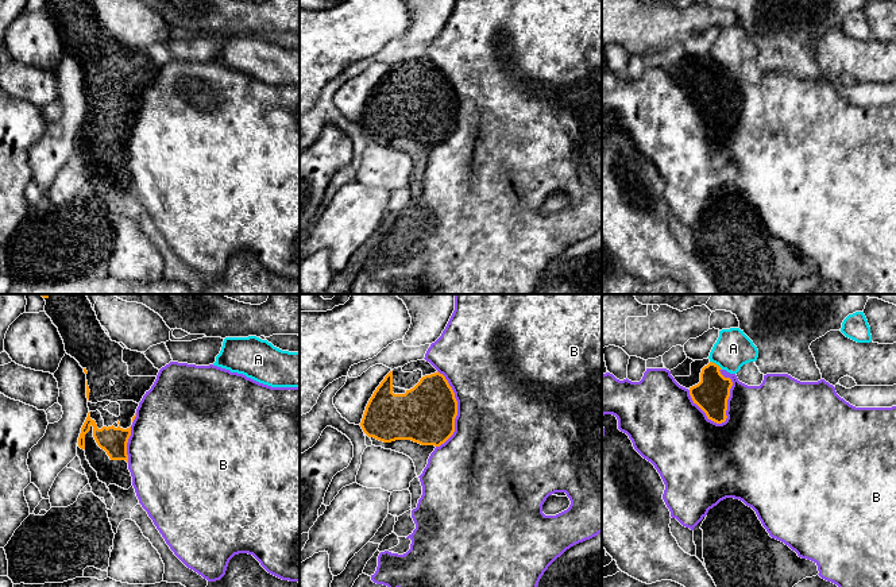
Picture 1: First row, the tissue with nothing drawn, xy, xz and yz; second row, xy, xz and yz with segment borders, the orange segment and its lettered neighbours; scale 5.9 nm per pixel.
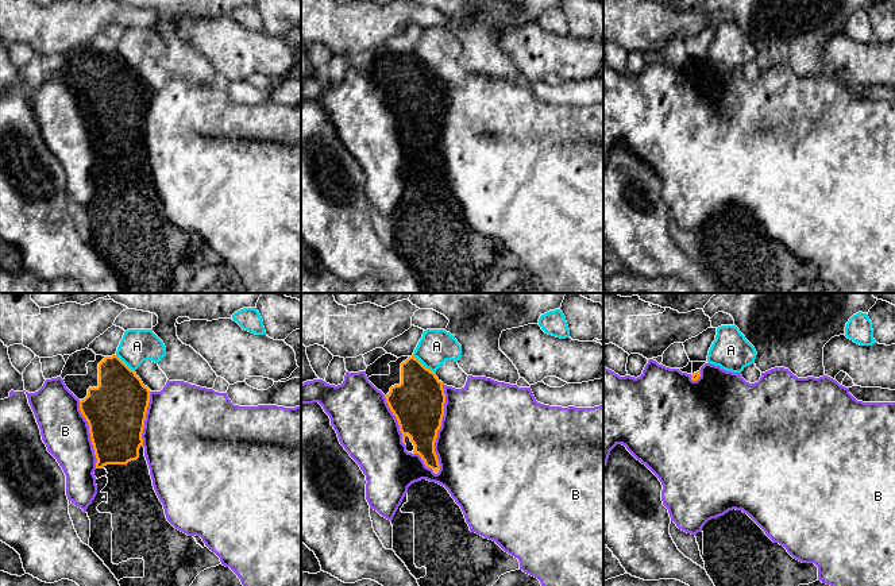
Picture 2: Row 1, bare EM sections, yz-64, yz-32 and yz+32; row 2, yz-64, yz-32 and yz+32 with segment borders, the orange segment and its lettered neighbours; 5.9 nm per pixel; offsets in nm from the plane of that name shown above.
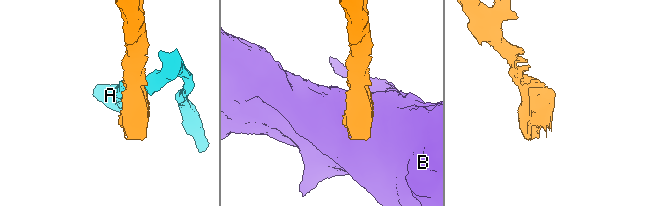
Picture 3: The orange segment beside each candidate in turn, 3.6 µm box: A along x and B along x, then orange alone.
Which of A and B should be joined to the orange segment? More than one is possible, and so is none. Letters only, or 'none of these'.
none of these

